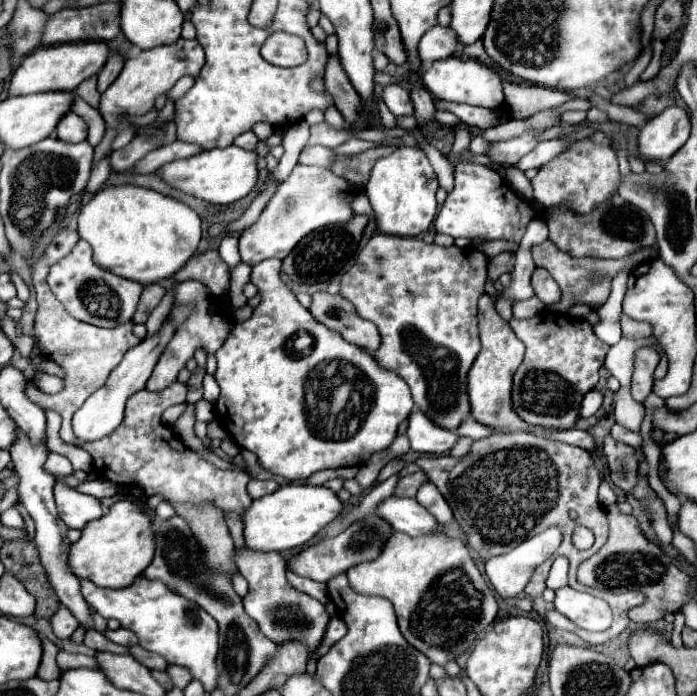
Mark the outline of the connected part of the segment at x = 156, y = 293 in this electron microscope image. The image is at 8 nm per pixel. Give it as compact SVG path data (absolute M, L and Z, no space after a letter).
M150 285L150 287L144 287L142 295L140 295L140 303L138 303L138 309L132 317L134 323L146 323L146 319L150 317L152 309L160 303L160 299L164 297L164 287L162 285Z

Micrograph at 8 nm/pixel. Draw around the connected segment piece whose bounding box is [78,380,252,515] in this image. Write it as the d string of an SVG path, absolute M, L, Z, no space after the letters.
M178 380L156 393L142 389L128 399L126 419L118 427L118 439L106 439L106 451L102 451L100 441L78 443L78 445L92 455L94 467L100 473L100 477L110 479L116 485L126 485L126 487L136 485L142 487L146 497L162 495L172 503L210 501L222 511L236 511L238 515L242 515L252 503L252 497L246 491L250 475L238 469L222 471L214 467L198 453L186 449L176 439L174 431L162 423L164 409L184 401L186 401L186 387Z

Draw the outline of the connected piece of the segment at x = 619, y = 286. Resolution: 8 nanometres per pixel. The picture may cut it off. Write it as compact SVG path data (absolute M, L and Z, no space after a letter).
M630 269L620 271L614 279L612 279L612 293L608 297L608 301L596 311L600 321L594 323L594 333L608 345L614 345L620 341L622 331L620 331L620 315L622 315L622 297L626 291L626 281L628 281Z

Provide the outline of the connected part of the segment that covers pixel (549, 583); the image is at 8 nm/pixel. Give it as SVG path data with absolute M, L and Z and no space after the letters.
M556 557L552 563L552 569L550 569L550 575L546 579L546 587L560 589L566 585L566 577L568 577L568 559Z

